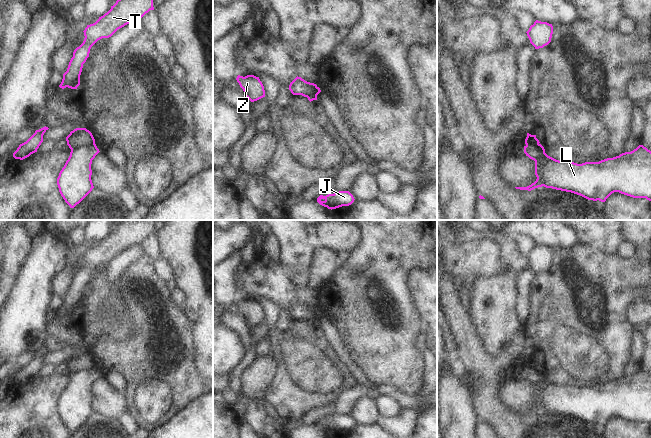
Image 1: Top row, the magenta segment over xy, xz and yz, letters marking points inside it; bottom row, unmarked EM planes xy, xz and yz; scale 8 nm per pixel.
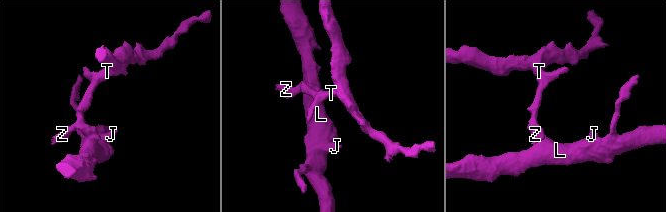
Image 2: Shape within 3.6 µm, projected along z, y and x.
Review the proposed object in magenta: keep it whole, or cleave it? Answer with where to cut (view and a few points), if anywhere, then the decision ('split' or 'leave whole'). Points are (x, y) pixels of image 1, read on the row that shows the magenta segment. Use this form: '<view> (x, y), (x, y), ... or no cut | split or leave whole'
xy (94, 143), (80, 145), (71, 149) | split

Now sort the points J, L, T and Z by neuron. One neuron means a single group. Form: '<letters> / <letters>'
J L / T Z

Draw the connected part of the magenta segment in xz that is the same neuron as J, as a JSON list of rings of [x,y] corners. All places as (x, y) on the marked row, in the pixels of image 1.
[[[339,191],[326,196],[320,195],[317,202],[328,209],[336,209],[342,206],[349,206],[354,202],[354,197],[349,191]]]

